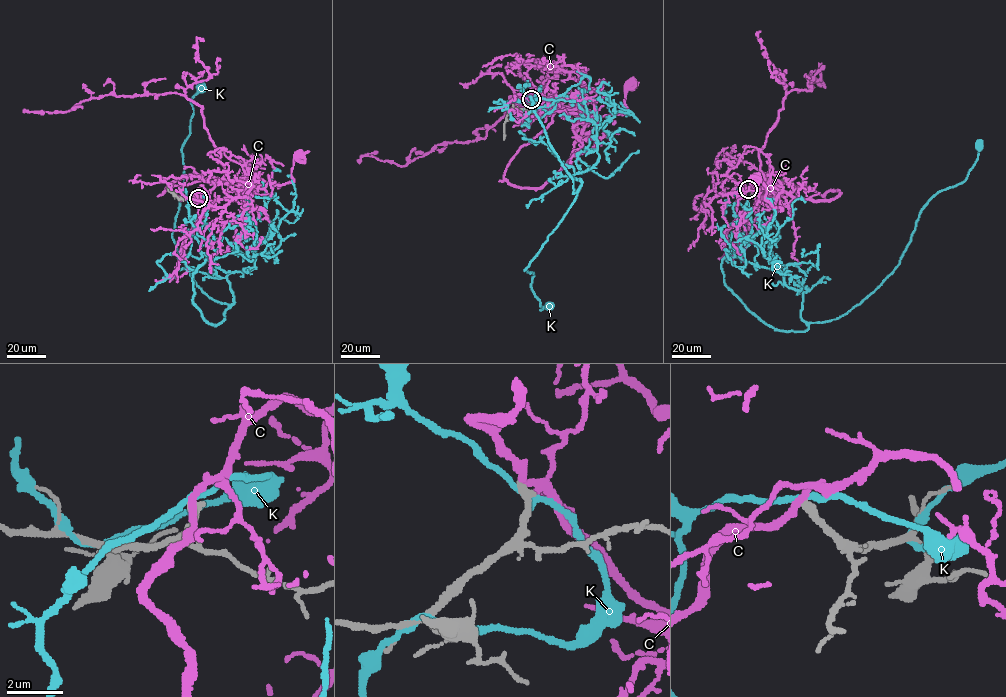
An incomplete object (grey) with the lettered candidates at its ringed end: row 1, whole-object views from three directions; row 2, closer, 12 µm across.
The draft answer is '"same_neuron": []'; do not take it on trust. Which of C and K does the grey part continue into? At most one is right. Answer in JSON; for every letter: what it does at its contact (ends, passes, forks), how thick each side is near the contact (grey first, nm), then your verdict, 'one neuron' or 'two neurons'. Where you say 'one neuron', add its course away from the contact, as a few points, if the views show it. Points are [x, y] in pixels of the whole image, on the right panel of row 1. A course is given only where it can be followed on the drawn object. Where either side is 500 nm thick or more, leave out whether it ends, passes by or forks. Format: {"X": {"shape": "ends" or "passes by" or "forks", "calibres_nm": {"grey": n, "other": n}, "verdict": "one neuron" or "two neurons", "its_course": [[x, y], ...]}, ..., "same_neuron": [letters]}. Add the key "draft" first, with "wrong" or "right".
{"draft": "right", "C": {"shape": "passes by", "calibres_nm": {"grey": 320, "other": 240}, "verdict": "two neurons"}, "K": {"shape": "passes by", "calibres_nm": {"grey": 320, "other": 220}, "verdict": "two neurons"}, "same_neuron": []}

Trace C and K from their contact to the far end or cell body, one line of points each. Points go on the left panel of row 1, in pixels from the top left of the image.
C: (198, 198), (221, 179), (236, 181), (250, 174), (270, 184), (290, 183), (293, 181), (293, 159), (300, 156)
K: (198, 198), (189, 215), (221, 241), (192, 301), (215, 325), (229, 304), (197, 285), (171, 236), (199, 86)

